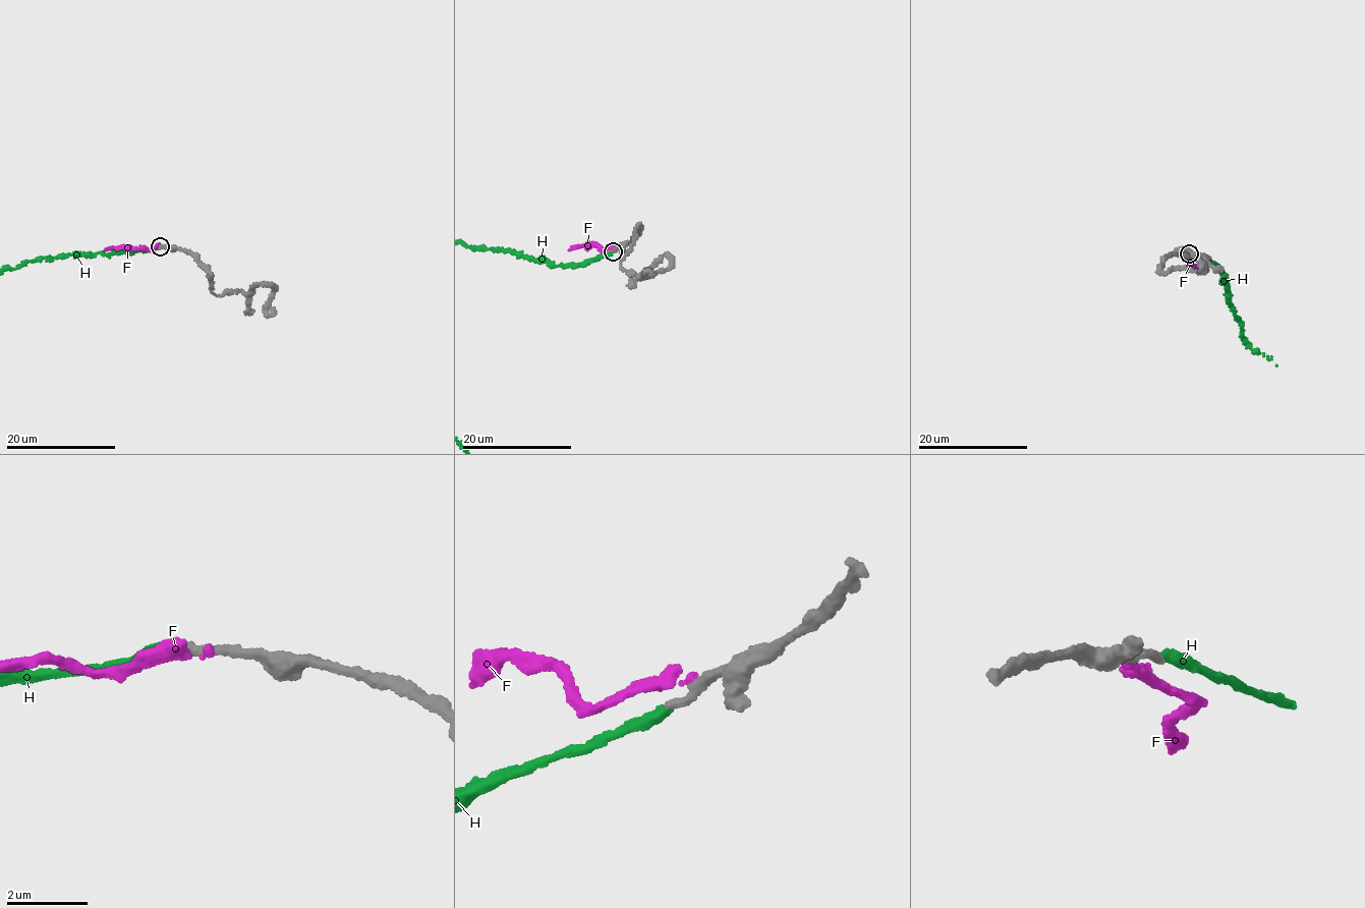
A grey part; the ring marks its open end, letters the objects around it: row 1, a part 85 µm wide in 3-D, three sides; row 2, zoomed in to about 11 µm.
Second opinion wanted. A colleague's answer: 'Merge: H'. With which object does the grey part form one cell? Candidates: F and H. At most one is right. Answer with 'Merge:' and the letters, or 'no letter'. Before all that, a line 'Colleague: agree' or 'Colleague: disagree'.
Colleague: agree
Merge: H

